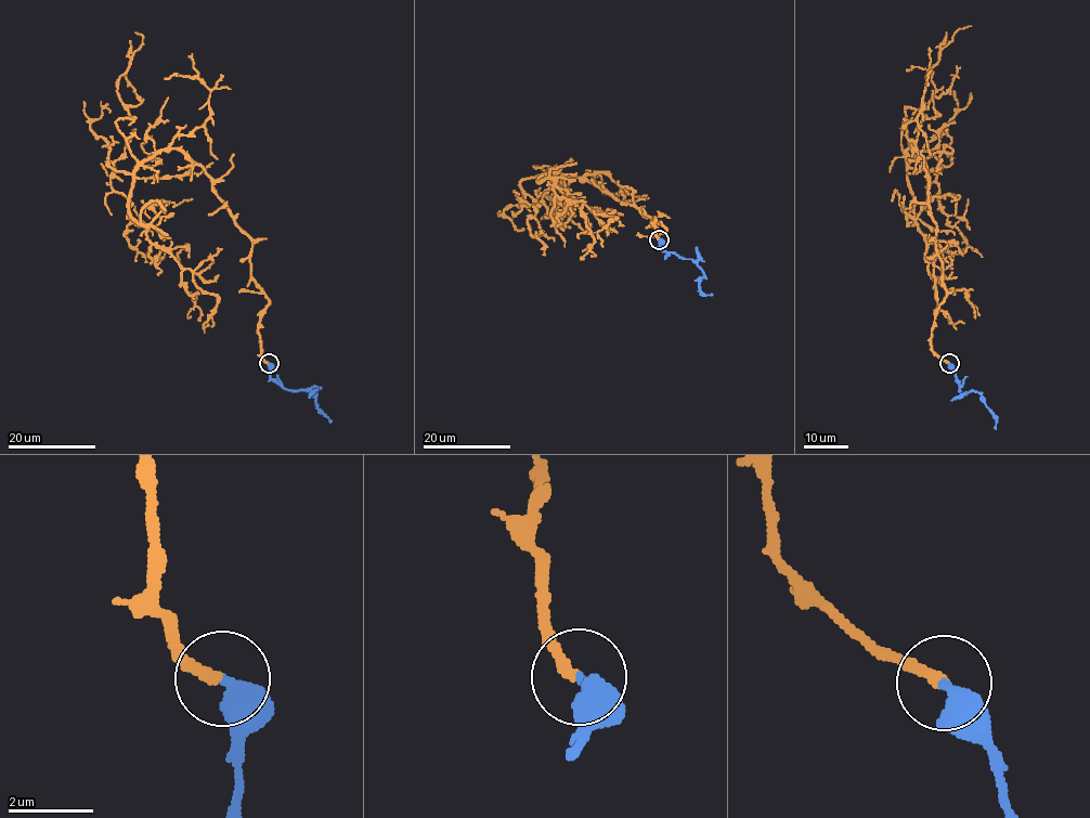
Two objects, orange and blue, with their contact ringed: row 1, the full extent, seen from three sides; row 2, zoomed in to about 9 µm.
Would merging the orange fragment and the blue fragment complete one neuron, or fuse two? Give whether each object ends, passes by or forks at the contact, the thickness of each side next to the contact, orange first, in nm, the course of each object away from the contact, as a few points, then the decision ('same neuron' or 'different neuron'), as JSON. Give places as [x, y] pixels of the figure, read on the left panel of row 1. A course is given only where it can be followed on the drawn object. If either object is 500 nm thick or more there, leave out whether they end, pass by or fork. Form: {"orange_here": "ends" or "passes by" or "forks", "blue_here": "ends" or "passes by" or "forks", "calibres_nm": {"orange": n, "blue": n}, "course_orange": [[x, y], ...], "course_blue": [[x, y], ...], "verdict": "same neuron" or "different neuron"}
{"orange_here": "ends", "blue_here": "ends", "calibres_nm": {"orange": 280, "blue": 440}, "course_orange": [[269, 363], [251, 241], [204, 169], [158, 150], [137, 168], [129, 211], [217, 297], [209, 325]], "course_blue": [[269, 363], [270, 377], [285, 388], [319, 388], [315, 405], [331, 423]], "verdict": "same neuron"}

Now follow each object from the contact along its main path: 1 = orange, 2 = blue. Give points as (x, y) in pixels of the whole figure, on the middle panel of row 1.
1: (660, 238), (656, 217), (591, 181), (543, 174), (559, 196), (615, 218), (597, 232), (602, 247)
2: (660, 239), (659, 247), (690, 259), (699, 268), (704, 275), (698, 287), (711, 295)

